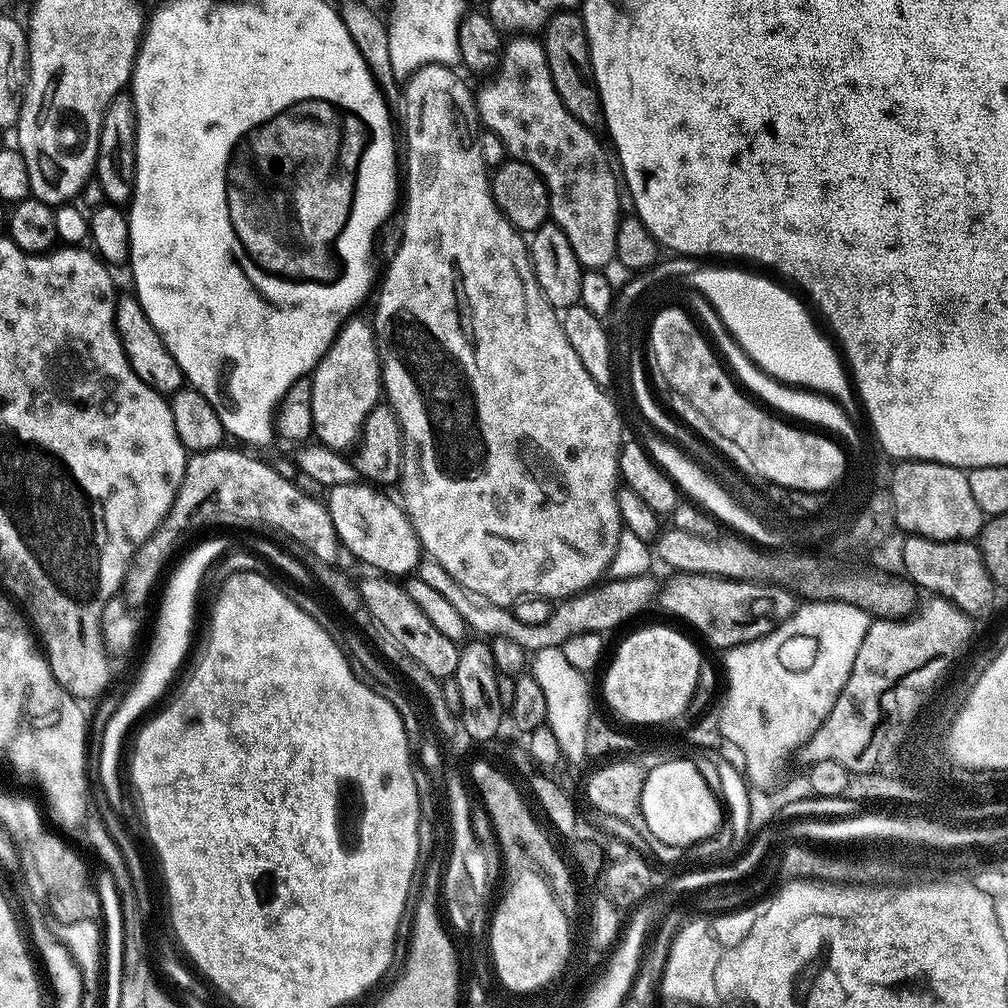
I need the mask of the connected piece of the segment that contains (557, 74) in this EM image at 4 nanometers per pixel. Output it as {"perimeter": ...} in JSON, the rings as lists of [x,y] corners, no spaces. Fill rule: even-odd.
{"perimeter":[[[576,10],[556,12],[542,29],[542,43],[546,62],[550,66],[550,78],[554,82],[554,90],[558,90],[558,98],[562,98],[566,110],[583,124],[599,125],[602,120],[600,96],[596,93],[596,85],[592,83],[592,63],[588,53],[583,15]]]}

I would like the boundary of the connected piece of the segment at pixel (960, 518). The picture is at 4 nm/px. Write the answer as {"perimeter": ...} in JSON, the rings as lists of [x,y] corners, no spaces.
{"perimeter":[[[906,460],[897,463],[893,470],[896,474],[895,527],[901,533],[914,536],[925,536],[927,540],[971,540],[975,541],[984,525],[985,515],[978,510],[978,502],[974,502],[974,494],[970,494],[968,473],[963,468],[955,468],[949,464],[940,464],[936,460]]]}

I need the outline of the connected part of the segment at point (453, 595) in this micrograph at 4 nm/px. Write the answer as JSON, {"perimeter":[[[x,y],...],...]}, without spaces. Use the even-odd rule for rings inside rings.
{"perimeter":[[[431,558],[421,559],[418,565],[418,578],[422,582],[427,582],[437,594],[442,594],[462,614],[462,618],[468,623],[469,629],[473,633],[484,638],[508,638],[516,642],[518,646],[524,648],[525,653],[533,654],[547,647],[559,648],[566,642],[566,638],[574,638],[574,634],[590,634],[599,632],[608,634],[611,628],[616,628],[619,624],[624,624],[627,620],[635,618],[639,612],[647,610],[658,596],[658,584],[656,586],[655,575],[649,574],[638,578],[622,578],[614,580],[605,579],[595,586],[585,588],[583,592],[561,599],[555,605],[546,618],[546,622],[538,622],[535,626],[526,626],[524,622],[518,622],[518,618],[512,613],[511,607],[490,602],[482,594],[474,594],[466,590],[436,560]]]}

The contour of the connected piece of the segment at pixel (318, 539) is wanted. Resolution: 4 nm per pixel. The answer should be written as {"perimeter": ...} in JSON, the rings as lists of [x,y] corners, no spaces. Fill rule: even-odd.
{"perimeter":[[[221,446],[209,452],[194,452],[188,456],[182,486],[172,503],[172,509],[158,530],[136,552],[124,576],[122,596],[133,606],[143,606],[148,595],[157,588],[165,575],[164,563],[172,556],[180,532],[200,528],[203,524],[225,524],[228,528],[277,528],[289,536],[292,544],[300,544],[305,552],[331,564],[341,555],[342,545],[336,537],[334,522],[323,499],[303,492],[295,479],[281,474],[271,463],[247,456],[239,447]],[[160,575],[161,578],[160,578]]]}

